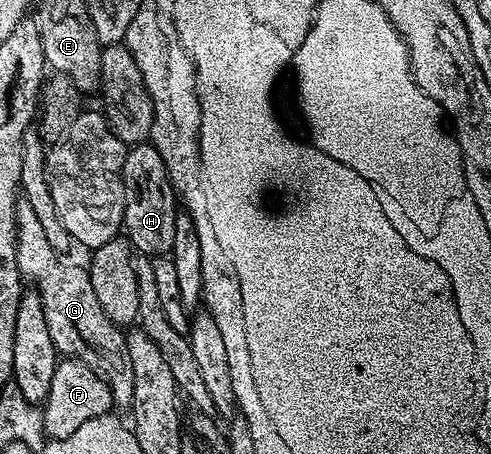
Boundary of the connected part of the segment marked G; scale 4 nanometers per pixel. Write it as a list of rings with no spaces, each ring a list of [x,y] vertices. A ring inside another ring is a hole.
[[[27,202],[16,205],[16,253],[21,277],[33,280],[40,296],[50,338],[61,357],[81,360],[108,383],[113,405],[131,405],[134,398],[134,366],[130,366],[130,350],[125,333],[102,310],[94,286],[90,286],[87,267],[75,268],[50,246],[46,230],[34,218]]]

